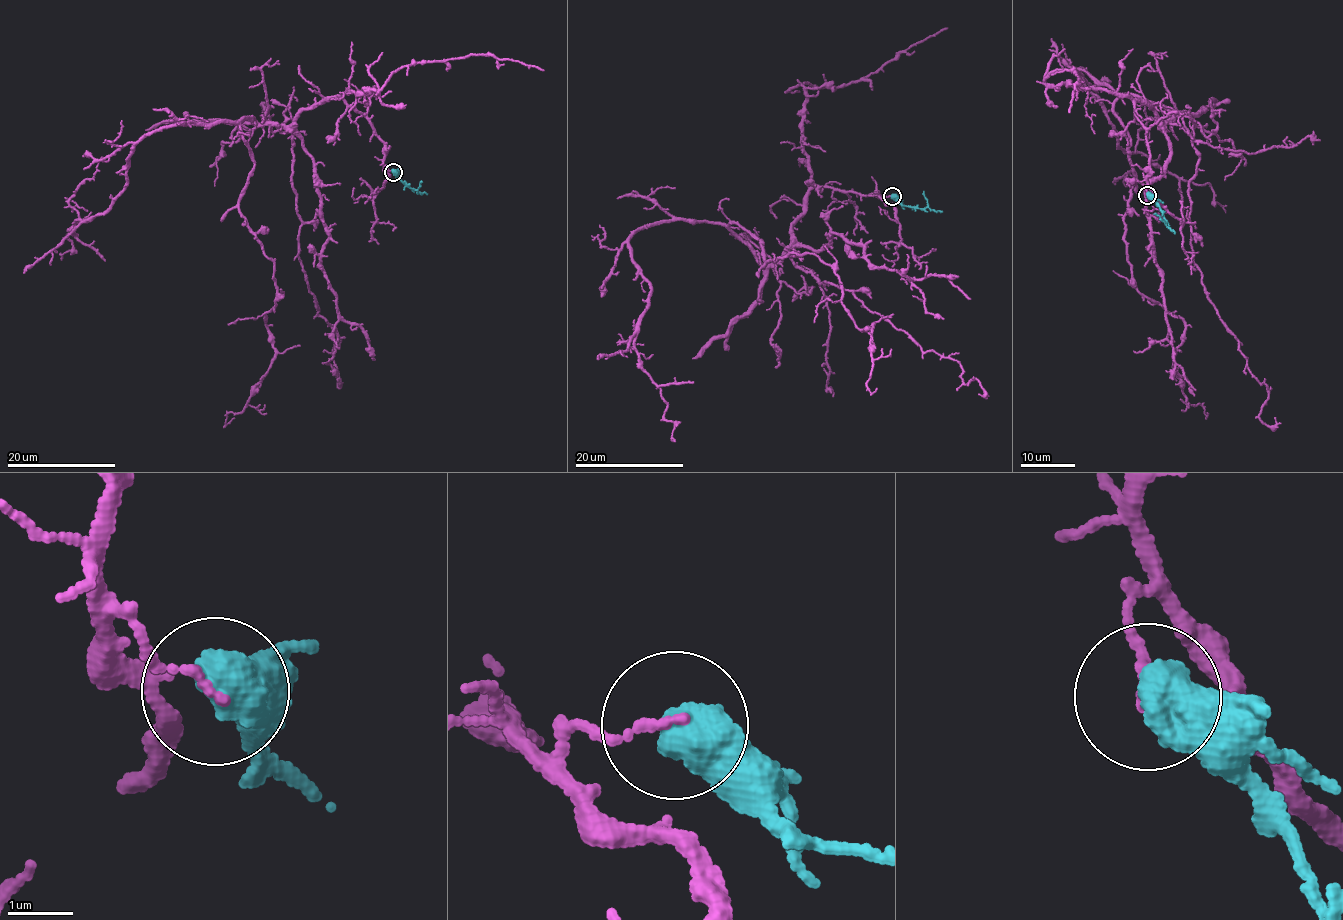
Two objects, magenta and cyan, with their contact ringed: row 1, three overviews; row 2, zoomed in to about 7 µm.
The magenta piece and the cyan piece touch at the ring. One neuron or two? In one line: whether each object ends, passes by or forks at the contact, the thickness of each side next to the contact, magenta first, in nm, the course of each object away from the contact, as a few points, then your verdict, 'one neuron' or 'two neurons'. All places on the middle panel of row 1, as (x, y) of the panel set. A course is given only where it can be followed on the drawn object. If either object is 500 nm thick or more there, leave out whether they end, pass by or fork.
130 nm thick on the magenta side, 700 nm on the other; magenta runs (892, 194), (810, 190), (773, 264), (729, 228), (767, 262), (834, 268), (874, 325), (876, 389); cyan runs (892, 196), (903, 205), (922, 208), (928, 203), (923, 191); two neurons

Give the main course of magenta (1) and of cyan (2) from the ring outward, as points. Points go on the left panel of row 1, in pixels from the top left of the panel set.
1: (394, 172), (341, 98), (286, 126), (240, 123), (254, 162), (238, 211), (277, 299), (274, 359), (234, 418)
2: (393, 172), (411, 188), (415, 189), (422, 182)

